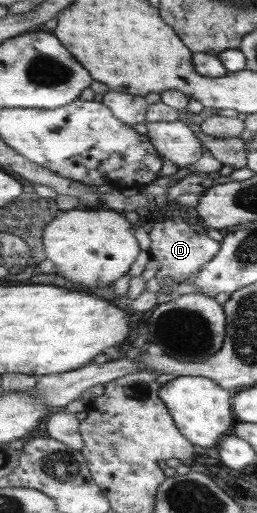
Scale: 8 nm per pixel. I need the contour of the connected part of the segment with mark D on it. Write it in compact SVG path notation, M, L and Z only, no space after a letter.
M166 218L164 221L157 222L151 228L149 237L151 244L148 253L150 258L157 260L160 264L155 278L161 286L163 286L162 280L167 276L175 283L186 283L190 275L202 269L221 251L220 242L216 242L206 233L196 232L182 218L176 218L176 220Z

